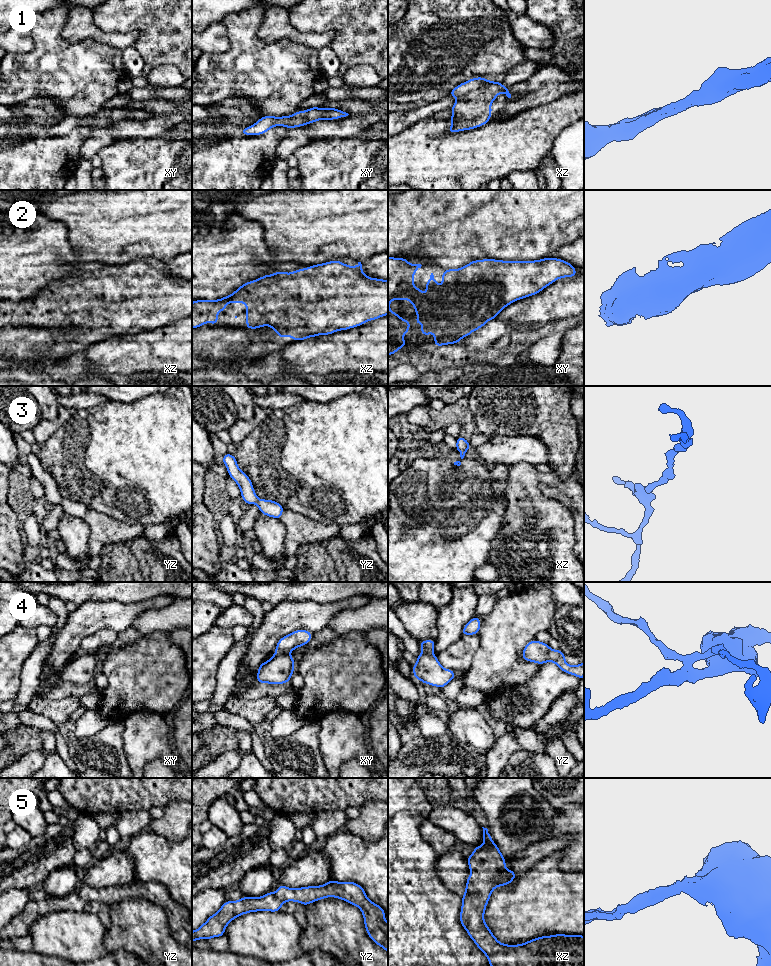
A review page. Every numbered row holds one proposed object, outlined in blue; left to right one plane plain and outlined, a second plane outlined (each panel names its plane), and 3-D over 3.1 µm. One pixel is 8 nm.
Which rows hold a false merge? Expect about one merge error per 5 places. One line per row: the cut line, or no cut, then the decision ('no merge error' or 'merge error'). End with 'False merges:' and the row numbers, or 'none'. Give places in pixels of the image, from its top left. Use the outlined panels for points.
1: no cut; no merge error
2: no cut; no merge error
3: no cut; no merge error
4: cut in xy along (275, 651), (288, 654); merge error
5: no cut; no merge error
False merges: 4

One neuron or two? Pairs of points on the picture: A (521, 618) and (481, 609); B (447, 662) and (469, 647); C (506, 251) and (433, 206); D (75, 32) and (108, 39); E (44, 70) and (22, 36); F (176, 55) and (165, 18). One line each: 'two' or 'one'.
A: two
B: one
C: one
D: one
E: two
F: one

